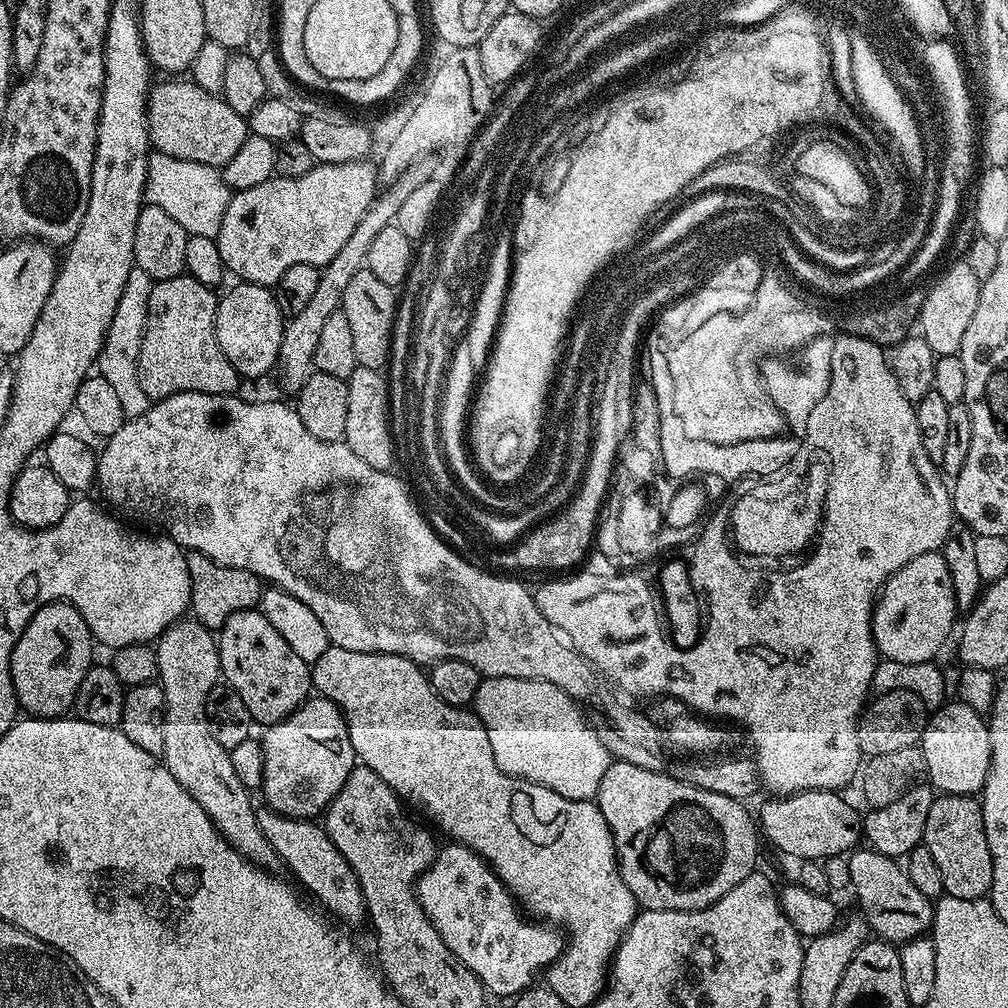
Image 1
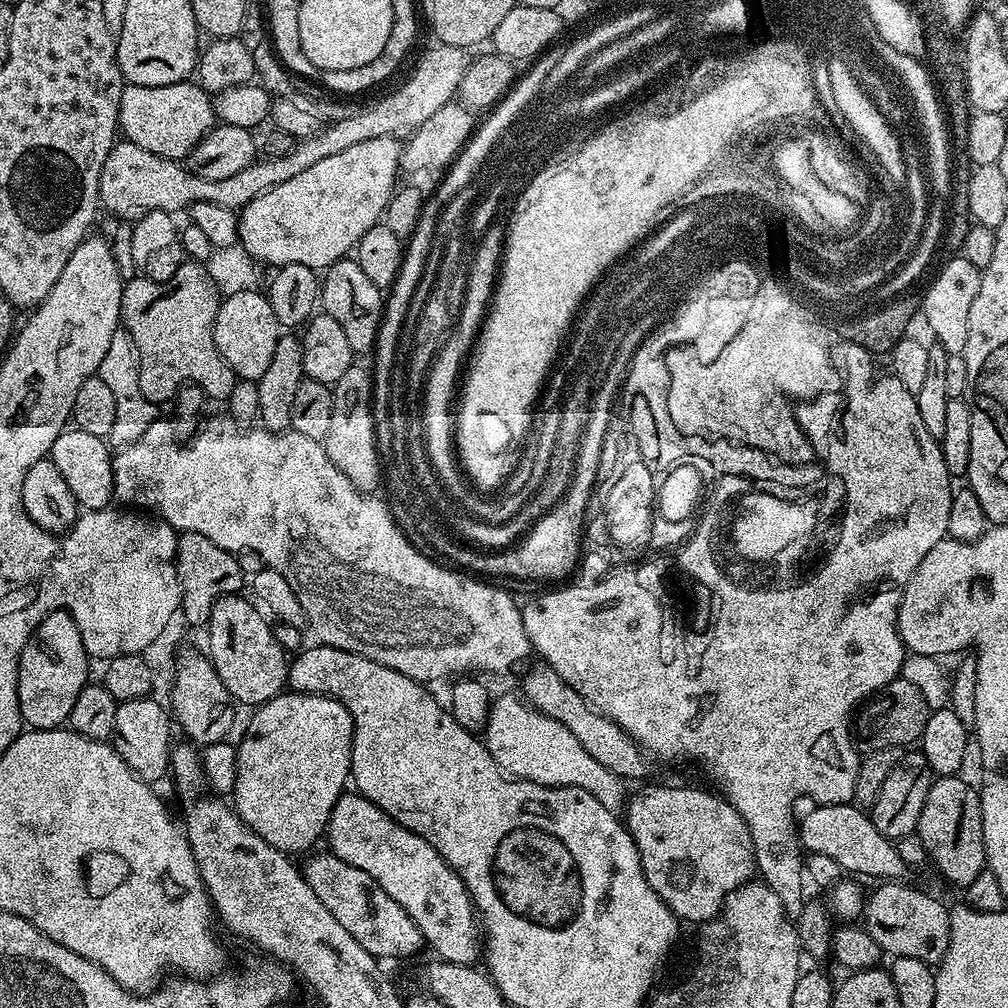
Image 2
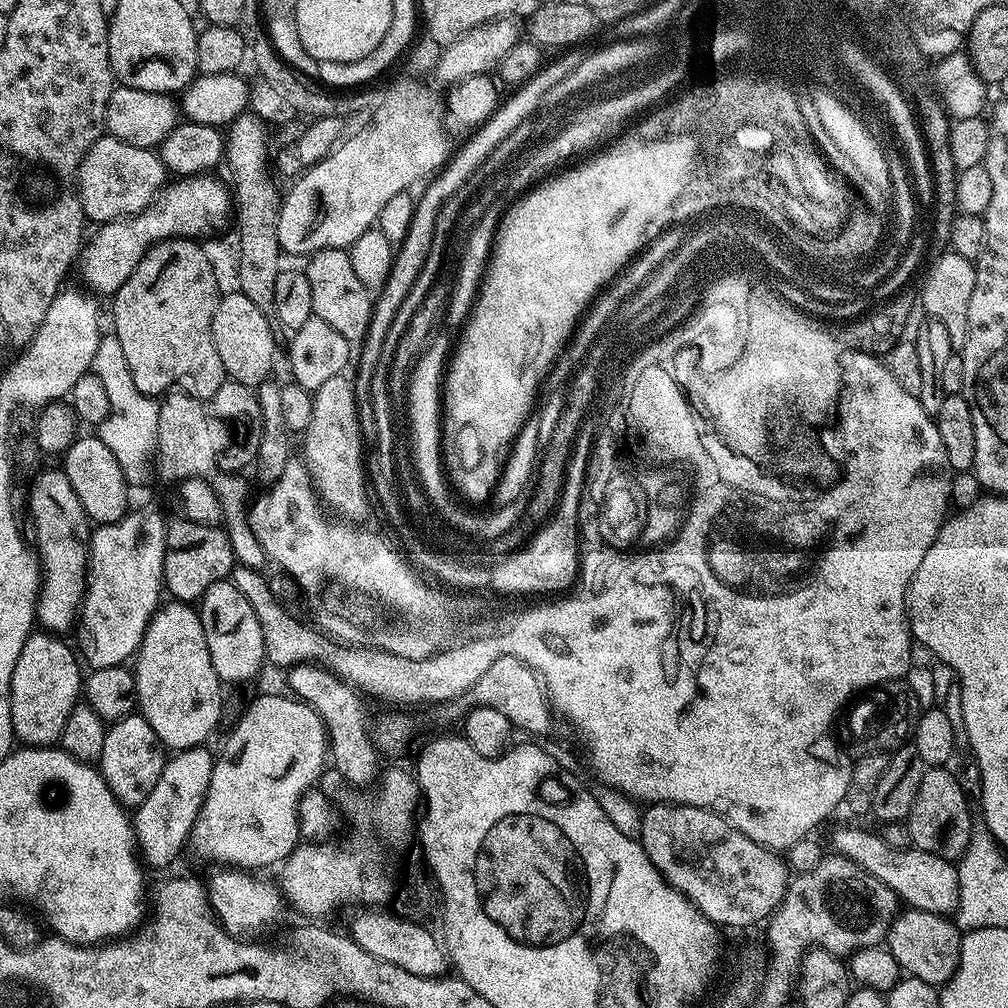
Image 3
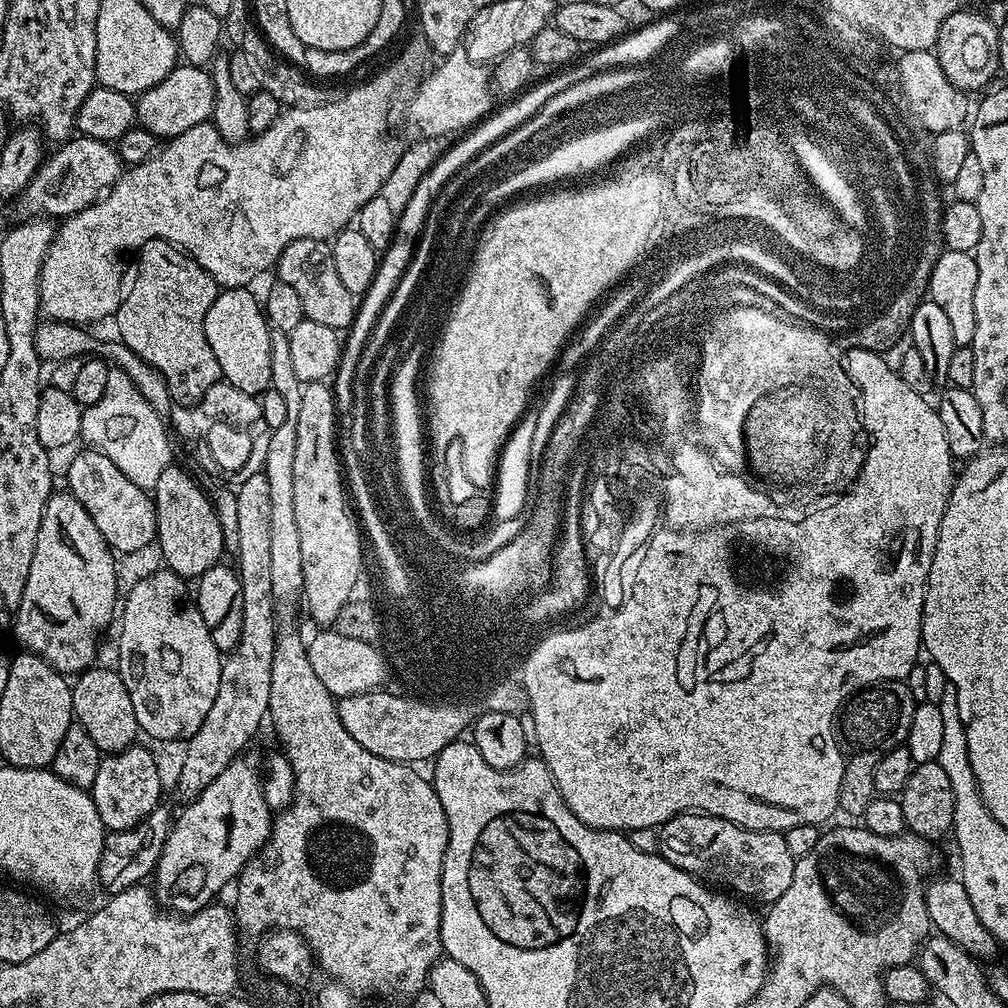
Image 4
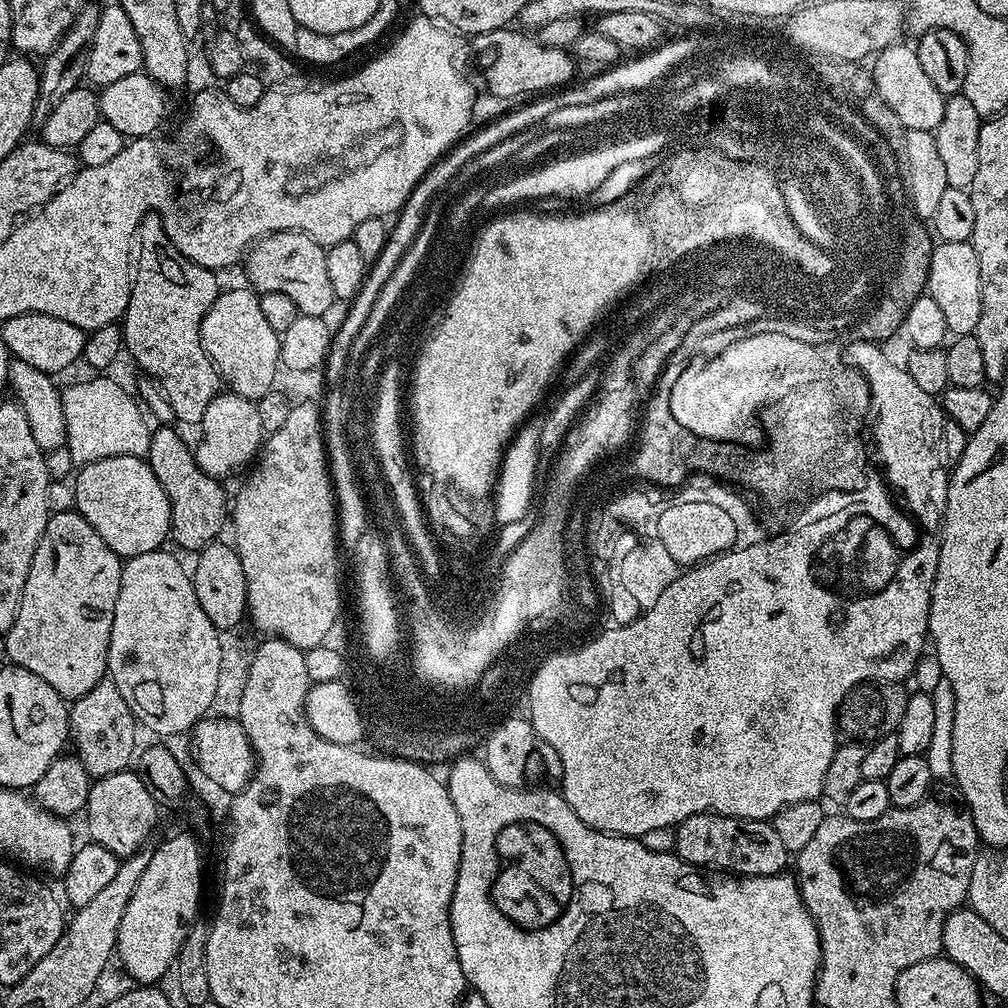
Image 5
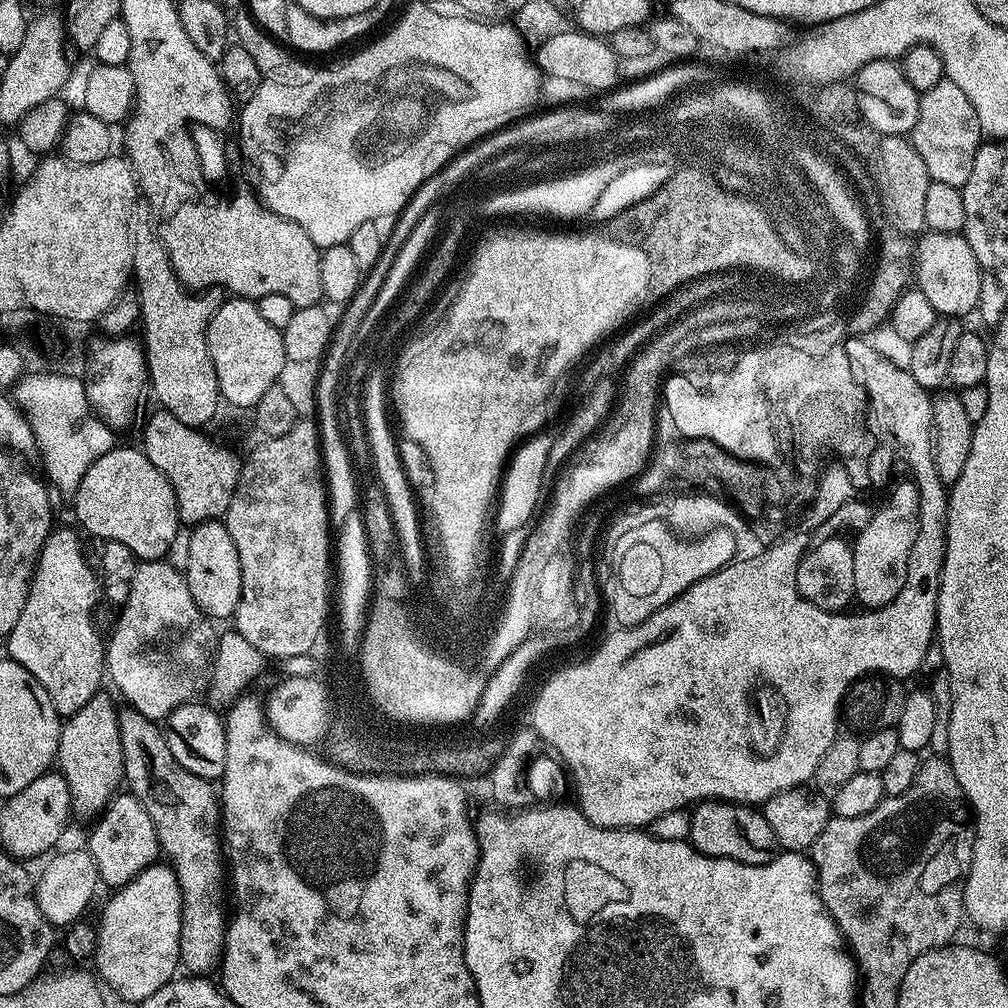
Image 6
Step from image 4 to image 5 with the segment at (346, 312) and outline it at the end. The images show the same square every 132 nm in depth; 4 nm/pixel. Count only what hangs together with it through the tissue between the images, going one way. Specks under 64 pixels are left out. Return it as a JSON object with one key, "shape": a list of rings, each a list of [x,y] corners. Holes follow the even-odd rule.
{"shape":[[[273,232],[252,245],[246,256],[248,280],[257,293],[277,292],[294,298],[297,313],[301,316],[329,315],[336,300],[326,275],[326,248],[305,232]]]}

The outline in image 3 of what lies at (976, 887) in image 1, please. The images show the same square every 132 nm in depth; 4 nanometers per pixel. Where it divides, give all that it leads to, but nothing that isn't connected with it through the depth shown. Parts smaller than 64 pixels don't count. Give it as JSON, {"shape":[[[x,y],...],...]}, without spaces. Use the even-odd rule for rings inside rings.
{"shape":[[[944,766],[925,767],[922,782],[914,806],[910,806],[907,826],[910,830],[913,848],[921,848],[930,854],[938,854],[953,862],[959,861],[966,850],[974,831],[972,812],[968,809],[968,796],[960,785],[960,780]]]}

